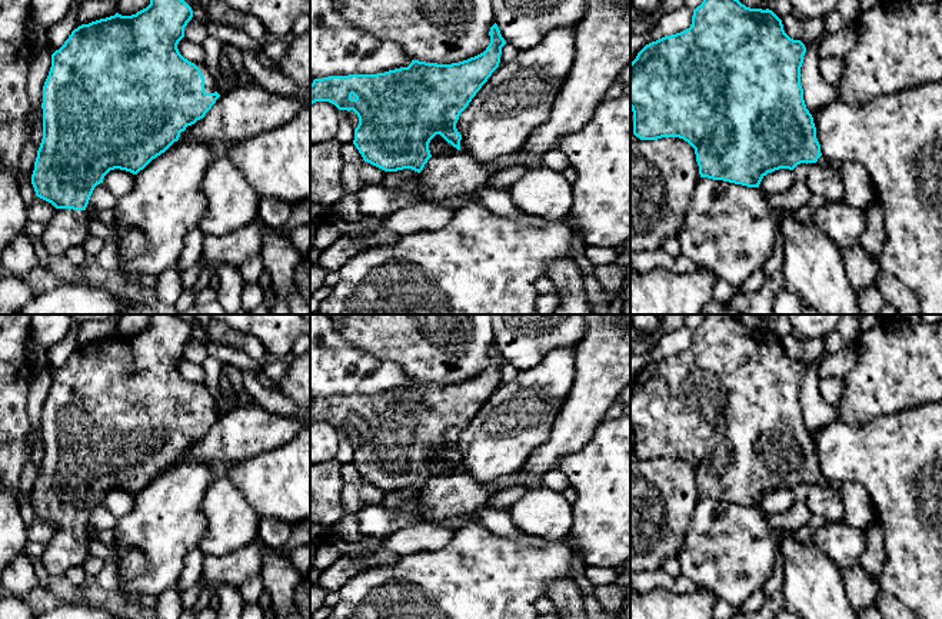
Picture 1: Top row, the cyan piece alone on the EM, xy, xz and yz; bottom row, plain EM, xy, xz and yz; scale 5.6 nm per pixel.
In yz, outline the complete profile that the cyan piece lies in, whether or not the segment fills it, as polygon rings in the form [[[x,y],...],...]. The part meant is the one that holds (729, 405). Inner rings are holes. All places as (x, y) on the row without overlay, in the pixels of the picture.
[[[705,315],[703,322],[693,330],[689,349],[665,356],[646,365],[630,383],[630,429],[633,432],[633,455],[640,460],[658,460],[662,457],[679,457],[688,462],[696,475],[700,497],[723,500],[748,507],[759,507],[762,499],[775,490],[793,490],[800,483],[816,483],[822,476],[820,465],[816,459],[813,437],[806,429],[803,409],[800,406],[800,387],[806,367],[800,360],[790,359],[782,340],[769,329],[750,329],[729,315]]]

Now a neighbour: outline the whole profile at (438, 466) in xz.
[[[436,455],[430,460],[429,470],[430,470],[432,477],[450,476],[459,472],[456,467],[447,463],[440,455]]]

